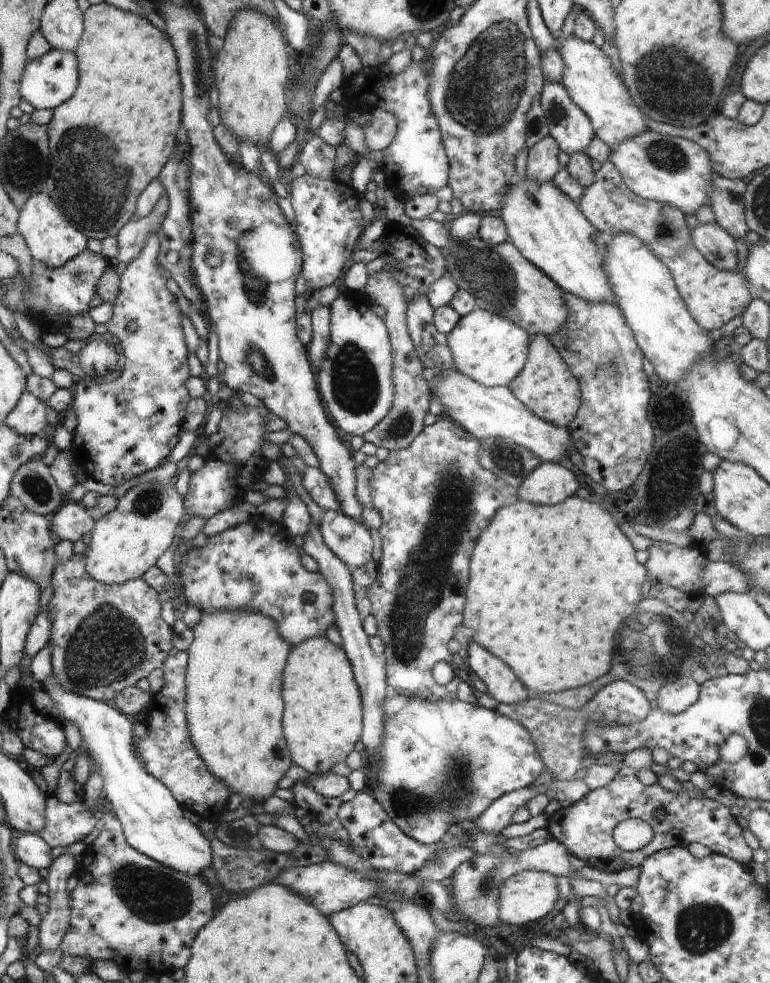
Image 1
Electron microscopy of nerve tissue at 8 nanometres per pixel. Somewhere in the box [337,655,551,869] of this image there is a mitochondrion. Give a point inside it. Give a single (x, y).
(456, 787)

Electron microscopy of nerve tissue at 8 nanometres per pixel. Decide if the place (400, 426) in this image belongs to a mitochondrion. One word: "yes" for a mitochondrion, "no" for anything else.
yes

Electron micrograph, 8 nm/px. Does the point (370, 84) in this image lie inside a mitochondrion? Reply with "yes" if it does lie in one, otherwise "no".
no

